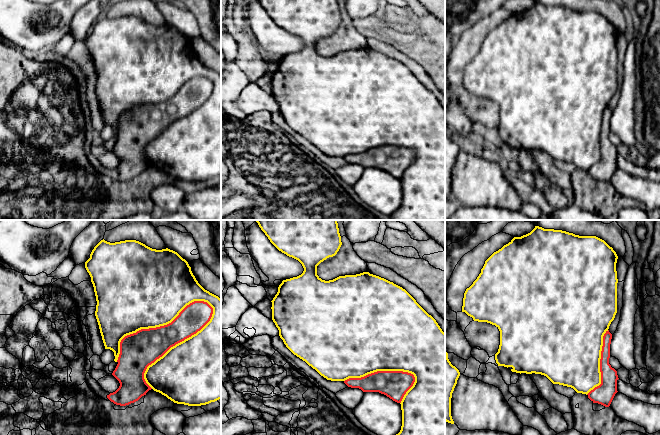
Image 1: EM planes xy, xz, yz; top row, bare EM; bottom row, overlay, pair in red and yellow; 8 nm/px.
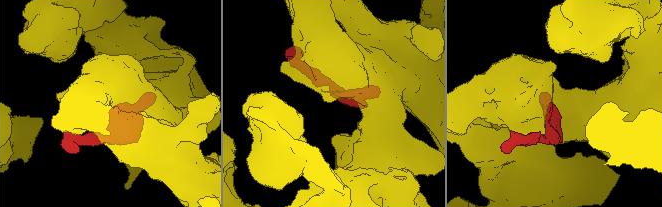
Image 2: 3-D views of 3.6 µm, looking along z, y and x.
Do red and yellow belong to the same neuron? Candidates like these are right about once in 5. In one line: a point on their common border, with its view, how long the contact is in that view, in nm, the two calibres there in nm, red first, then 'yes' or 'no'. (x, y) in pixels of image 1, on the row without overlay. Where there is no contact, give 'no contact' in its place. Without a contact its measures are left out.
xy (156, 103) | 900 nm | 280/500 nm | no

